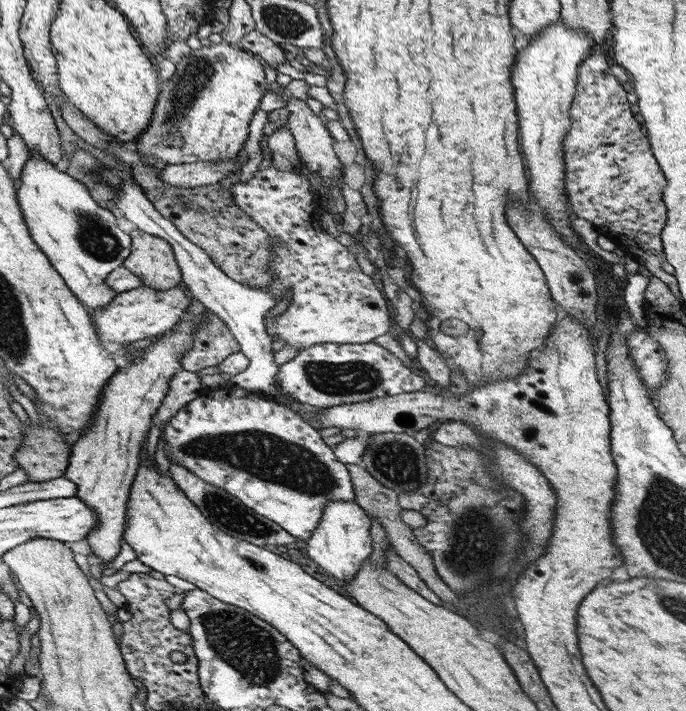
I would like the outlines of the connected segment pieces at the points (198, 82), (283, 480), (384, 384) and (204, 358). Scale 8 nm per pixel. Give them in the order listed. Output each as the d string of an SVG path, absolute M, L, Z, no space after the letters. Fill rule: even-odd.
M221 41L217 42L217 44L209 42L206 46L201 45L197 50L191 49L188 55L176 61L176 66L177 68L170 78L161 82L159 94L157 94L157 100L155 100L155 108L153 108L153 116L151 116L147 128L145 128L145 130L135 138L135 142L130 145L131 148L135 149L135 151L144 158L145 156L151 156L151 158L153 158L151 164L153 164L153 162L159 162L160 165L165 163L166 166L171 164L191 164L193 162L222 162L223 159L235 157L243 148L244 142L247 139L249 120L251 120L251 116L253 116L253 113L258 108L261 97L264 95L264 92L267 91L269 84L265 79L261 62L255 58L253 53L241 51L239 47Z
M224 384L218 389L210 389L201 391L195 398L187 401L186 404L175 414L169 418L169 422L165 424L163 428L163 436L165 444L165 455L169 458L169 462L177 461L177 463L187 467L191 473L195 474L195 477L201 478L213 487L223 489L226 493L229 493L244 506L247 506L250 510L253 510L256 514L268 518L270 521L275 522L283 530L287 531L291 536L299 538L299 540L306 541L311 536L312 530L315 530L319 518L321 518L326 503L332 501L354 501L355 493L353 493L353 485L351 484L351 477L349 477L349 471L347 467L339 462L339 459L335 458L335 454L331 452L332 447L327 446L321 439L319 432L315 431L311 425L308 425L306 421L295 412L291 412L289 408L282 406L281 403L277 403L272 398L268 398L258 392L251 392L244 390L243 388L236 388L233 385Z
M374 341L363 344L337 344L319 343L313 344L300 350L291 360L278 366L276 375L278 384L295 402L308 404L317 408L327 409L340 405L354 404L360 401L369 401L373 398L383 398L399 395L402 393L422 391L430 388L430 382L426 375L414 374L405 367L399 358L395 357L389 350L377 345Z
M211 311L202 314L207 321L197 323L197 329L191 333L191 347L179 355L181 369L189 374L217 366L225 356L239 352L239 345L227 325Z

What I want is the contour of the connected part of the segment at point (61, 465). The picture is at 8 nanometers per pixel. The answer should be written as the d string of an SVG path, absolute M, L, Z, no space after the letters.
M29 420L29 425L25 426L21 422L21 427L23 427L23 445L15 452L13 459L17 461L17 468L23 468L27 476L25 481L47 481L49 479L57 478L63 476L63 471L67 466L71 448L67 448L67 444L62 440L62 437L56 432L55 428L47 426L45 420L42 421L42 426L33 426Z

